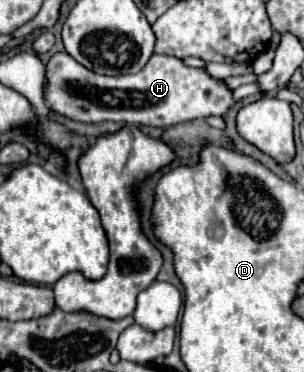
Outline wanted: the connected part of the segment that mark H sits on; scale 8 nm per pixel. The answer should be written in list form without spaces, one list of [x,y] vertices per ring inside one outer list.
[[[68,52],[54,54],[48,62],[48,90],[46,90],[46,100],[50,106],[76,120],[76,122],[126,122],[126,124],[140,124],[140,126],[172,126],[172,124],[182,124],[182,122],[192,122],[208,116],[224,116],[236,100],[232,98],[232,90],[226,86],[224,80],[212,78],[204,68],[190,68],[186,66],[180,58],[176,56],[160,56],[154,54],[148,64],[138,72],[138,74],[128,74],[128,76],[102,76],[96,74],[82,64],[78,64]]]

